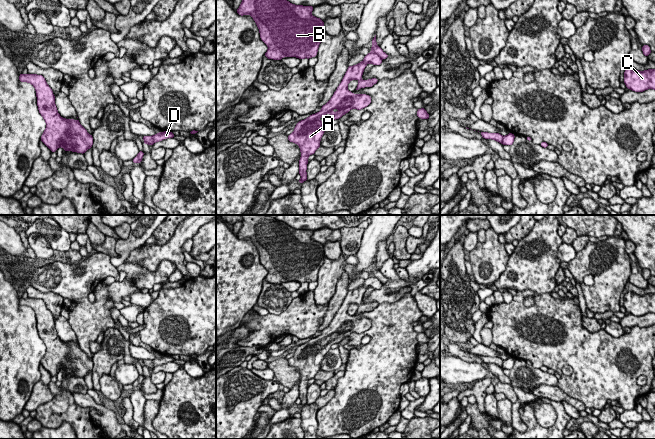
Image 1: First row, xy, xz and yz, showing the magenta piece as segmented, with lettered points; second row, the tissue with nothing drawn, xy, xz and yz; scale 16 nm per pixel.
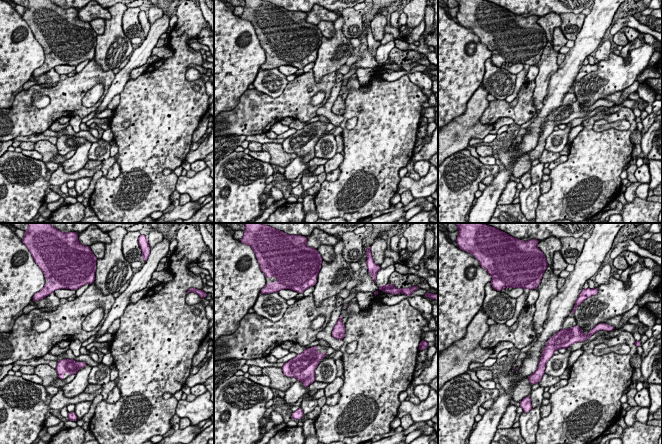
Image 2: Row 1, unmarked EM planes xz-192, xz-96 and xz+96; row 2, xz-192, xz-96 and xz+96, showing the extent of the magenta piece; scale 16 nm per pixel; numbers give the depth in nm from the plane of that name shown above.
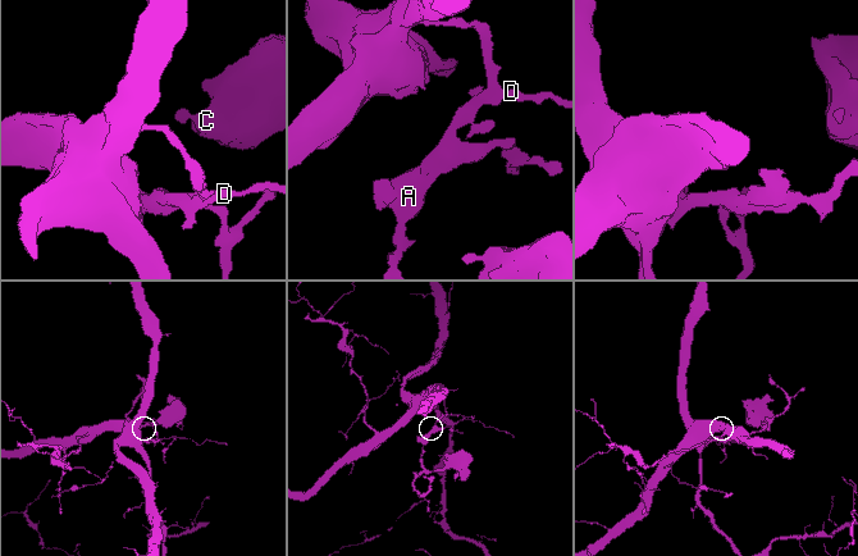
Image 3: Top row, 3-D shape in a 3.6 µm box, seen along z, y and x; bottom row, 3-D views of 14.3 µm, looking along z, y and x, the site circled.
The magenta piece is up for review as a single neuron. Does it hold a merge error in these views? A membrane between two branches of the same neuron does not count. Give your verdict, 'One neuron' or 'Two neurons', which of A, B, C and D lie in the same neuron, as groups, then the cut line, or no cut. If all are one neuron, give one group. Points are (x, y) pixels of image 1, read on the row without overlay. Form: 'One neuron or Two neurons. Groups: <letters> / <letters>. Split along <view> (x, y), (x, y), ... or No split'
Two neurons. Groups: A C / B D. Split along xz (371, 274), (382, 282)

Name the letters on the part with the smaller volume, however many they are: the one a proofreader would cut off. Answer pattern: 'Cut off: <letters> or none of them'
Cut off: A, C

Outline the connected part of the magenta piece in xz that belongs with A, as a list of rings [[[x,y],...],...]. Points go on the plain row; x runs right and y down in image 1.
[[[371,275],[365,279],[362,286],[349,290],[331,323],[322,330],[319,336],[297,346],[294,356],[288,359],[288,364],[298,368],[301,375],[301,382],[299,384],[299,398],[301,399],[301,403],[298,405],[300,408],[307,404],[306,393],[308,381],[314,378],[320,371],[321,361],[331,349],[331,346],[349,337],[353,332],[361,334],[371,327],[371,320],[353,318],[347,313],[349,306],[355,303],[359,305],[355,315],[358,315],[360,312],[372,311],[378,306],[377,302],[361,303],[368,287],[380,289],[382,282]]]

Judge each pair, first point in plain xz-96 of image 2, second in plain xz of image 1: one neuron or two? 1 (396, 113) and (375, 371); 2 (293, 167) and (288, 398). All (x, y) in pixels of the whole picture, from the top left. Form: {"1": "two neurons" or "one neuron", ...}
{"1": "one neuron", "2": "one neuron"}

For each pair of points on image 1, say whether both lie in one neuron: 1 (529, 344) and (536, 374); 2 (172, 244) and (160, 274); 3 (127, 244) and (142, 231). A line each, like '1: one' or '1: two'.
1: two
2: two
3: one

